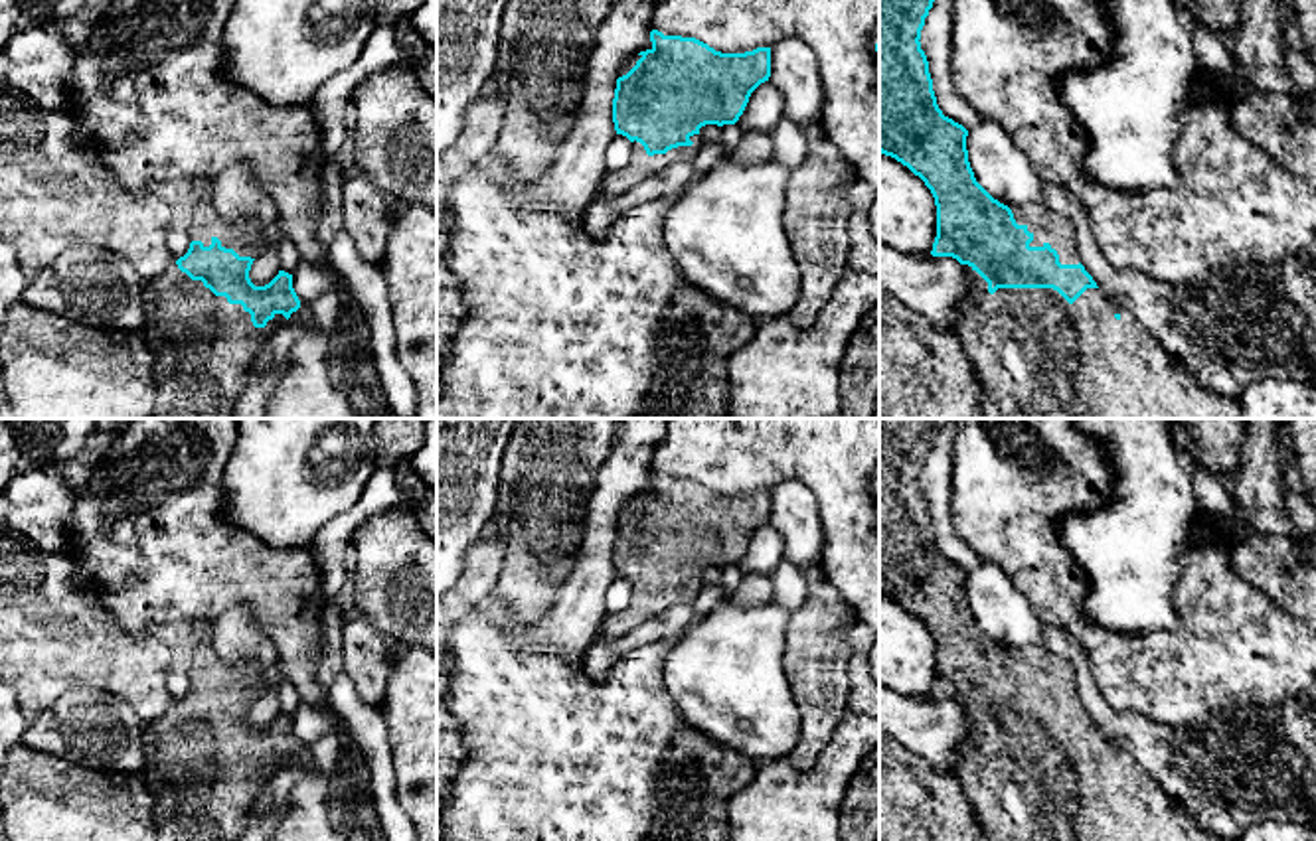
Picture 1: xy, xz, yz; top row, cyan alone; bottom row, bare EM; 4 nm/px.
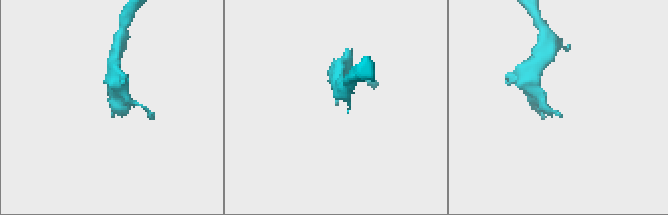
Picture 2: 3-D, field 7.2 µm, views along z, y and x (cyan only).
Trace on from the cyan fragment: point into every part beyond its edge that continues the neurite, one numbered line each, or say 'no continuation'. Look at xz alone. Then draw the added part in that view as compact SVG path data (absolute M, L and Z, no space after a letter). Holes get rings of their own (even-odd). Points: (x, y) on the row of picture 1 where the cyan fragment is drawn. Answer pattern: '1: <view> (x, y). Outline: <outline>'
1: xz (641, 164). Outline: M699 134L690 136L690 140L694 142L692 146L678 146L668 150L666 154L654 156L648 156L644 146L634 140L628 164L618 172L607 174L601 186L601 195L622 195L638 182L660 172L662 168L676 164L680 160L694 160L699 152Z

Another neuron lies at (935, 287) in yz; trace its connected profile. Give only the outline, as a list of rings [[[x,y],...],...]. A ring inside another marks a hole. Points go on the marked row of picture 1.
[[[879,241],[879,290],[923,314],[935,328],[956,332],[970,280],[952,257],[907,255]]]

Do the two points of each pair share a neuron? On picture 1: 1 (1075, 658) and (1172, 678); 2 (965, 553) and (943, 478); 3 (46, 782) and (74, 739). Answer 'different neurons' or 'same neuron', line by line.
1: different neurons
2: same neuron
3: different neurons

